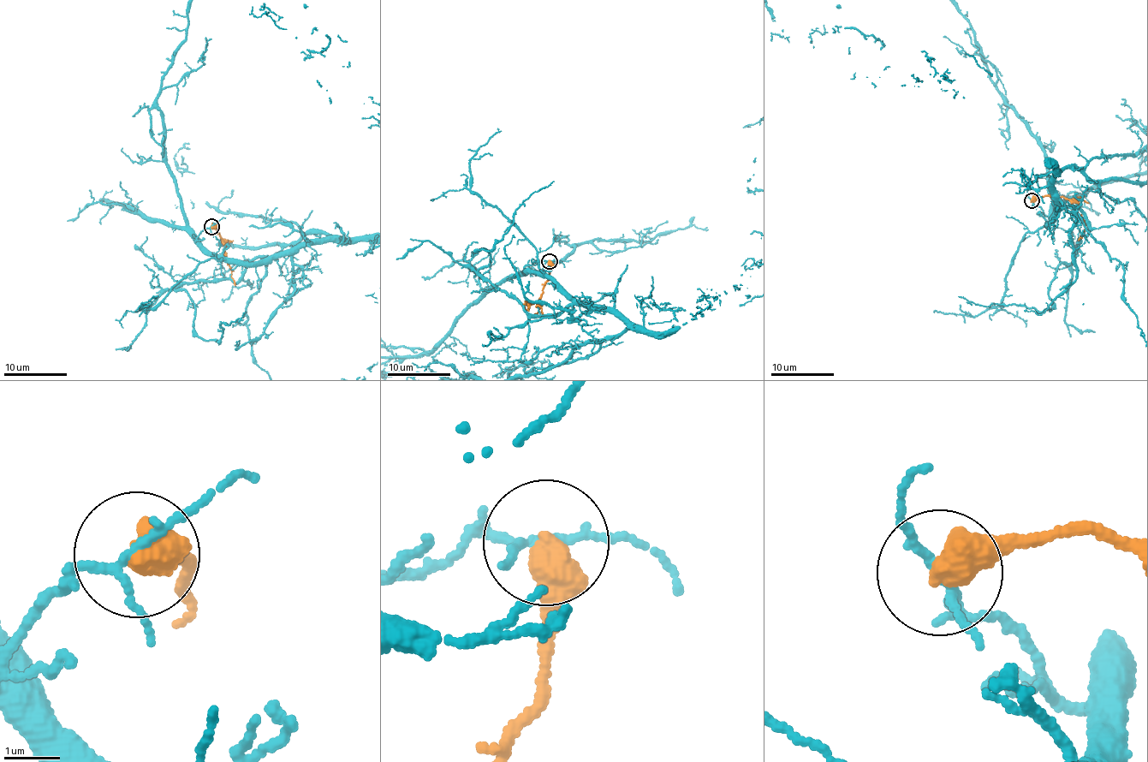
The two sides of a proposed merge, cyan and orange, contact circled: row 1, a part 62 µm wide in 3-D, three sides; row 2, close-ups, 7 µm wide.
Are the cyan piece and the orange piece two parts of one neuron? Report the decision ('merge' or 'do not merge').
do not merge

